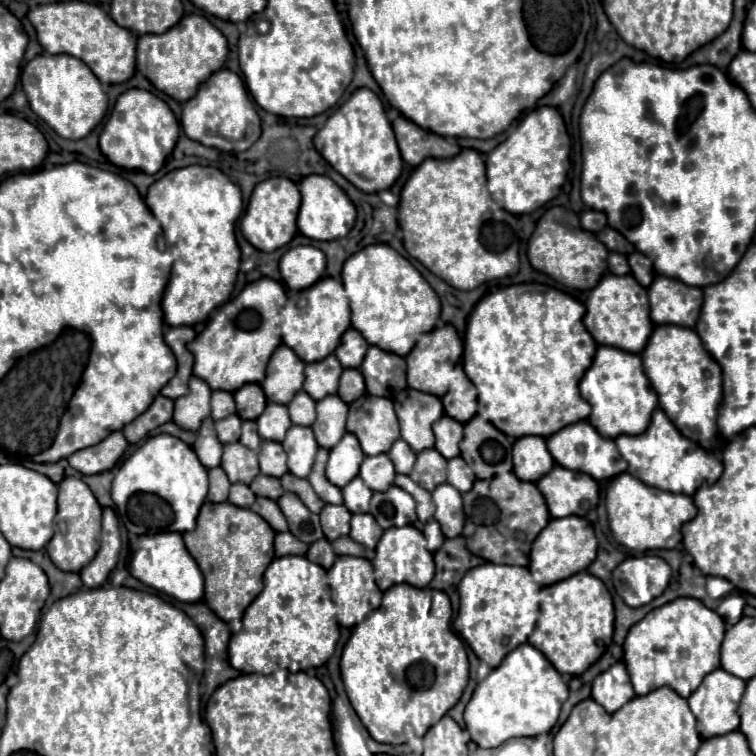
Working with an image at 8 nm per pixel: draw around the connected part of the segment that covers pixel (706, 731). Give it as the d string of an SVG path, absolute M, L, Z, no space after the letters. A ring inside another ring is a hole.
M716 669L704 677L700 687L688 697L688 705L696 717L696 729L698 729L700 737L710 739L710 737L726 735L726 733L738 729L738 725L740 725L738 703L744 695L744 689L746 689L746 681L740 681L738 677L730 675L724 669Z

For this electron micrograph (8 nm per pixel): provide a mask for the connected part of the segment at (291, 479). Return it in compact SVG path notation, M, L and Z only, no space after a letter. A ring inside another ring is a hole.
M286 473L284 477L280 477L280 483L282 483L284 491L290 491L290 493L298 495L300 501L302 501L312 513L320 513L320 509L324 507L324 503L316 497L312 485L310 485L306 479L300 479L300 477L294 477L292 473Z

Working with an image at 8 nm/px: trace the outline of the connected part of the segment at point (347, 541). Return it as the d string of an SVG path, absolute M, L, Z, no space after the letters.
M340 537L340 539L332 541L332 549L336 555L352 555L352 557L364 557L364 559L374 557L372 549L364 549L364 545L352 541L350 537Z

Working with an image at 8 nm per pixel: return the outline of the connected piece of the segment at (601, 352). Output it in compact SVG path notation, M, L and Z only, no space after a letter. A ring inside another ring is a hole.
M598 347L594 361L590 365L590 369L584 373L582 381L580 381L580 395L590 403L592 413L588 417L588 421L598 429L598 433L602 437L608 439L616 439L618 435L640 435L644 433L644 429L650 425L650 417L652 411L658 407L658 397L654 393L654 389L650 387L650 381L640 365L640 357L616 347Z

